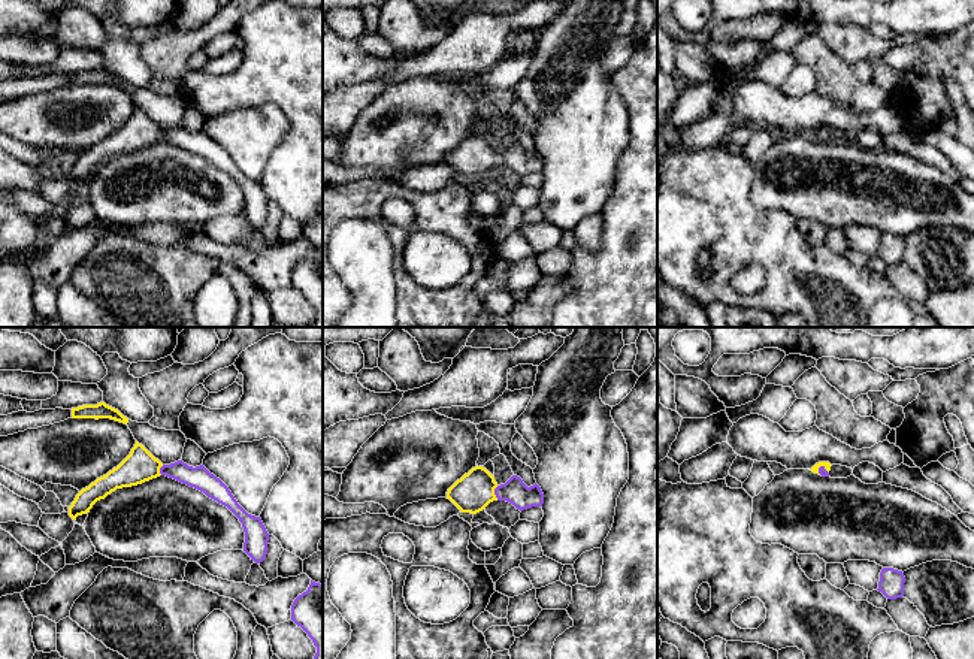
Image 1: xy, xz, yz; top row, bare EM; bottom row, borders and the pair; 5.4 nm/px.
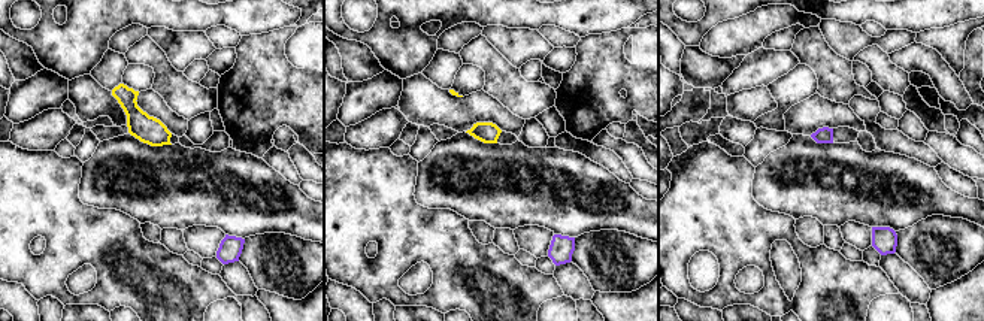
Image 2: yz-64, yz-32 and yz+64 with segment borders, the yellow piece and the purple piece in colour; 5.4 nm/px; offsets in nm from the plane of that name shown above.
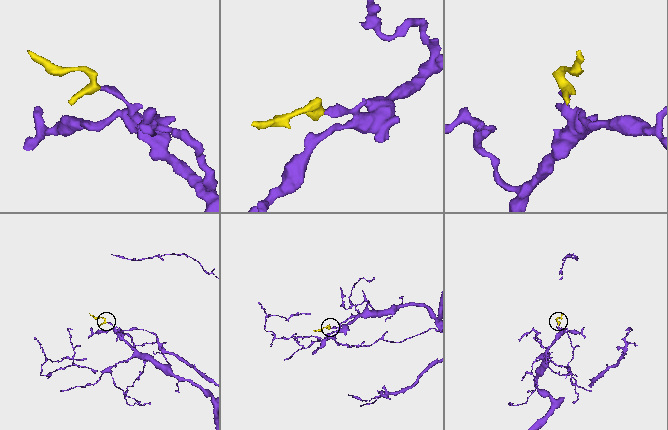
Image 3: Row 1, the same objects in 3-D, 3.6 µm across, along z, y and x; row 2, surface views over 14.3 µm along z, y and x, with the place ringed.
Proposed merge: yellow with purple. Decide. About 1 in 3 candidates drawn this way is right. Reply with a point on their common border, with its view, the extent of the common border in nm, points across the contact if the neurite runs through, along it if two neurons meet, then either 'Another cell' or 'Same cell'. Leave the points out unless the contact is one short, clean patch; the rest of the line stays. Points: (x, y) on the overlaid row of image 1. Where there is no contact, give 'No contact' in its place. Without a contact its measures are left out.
Touches yellow at xz (493, 493). Shared border 80 nm. Path across: xz (471, 493), (493, 493), (514, 490). Same cell

